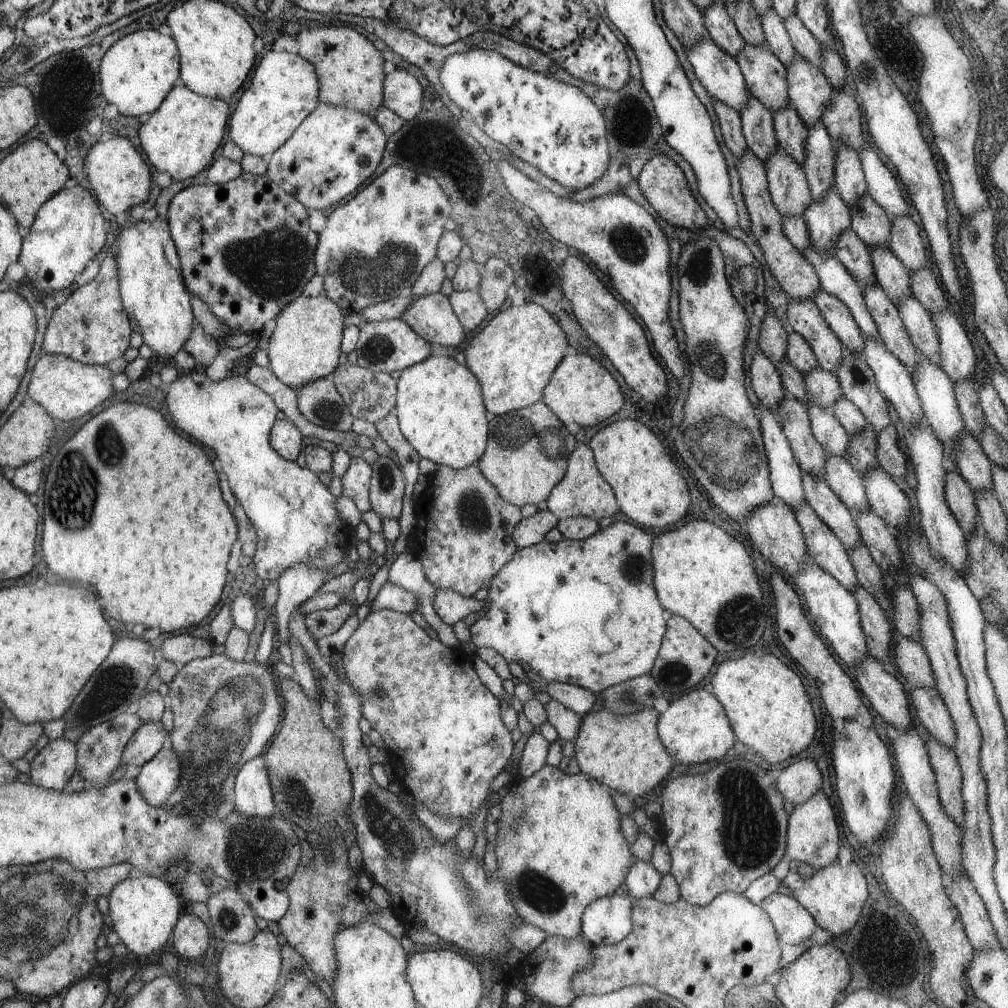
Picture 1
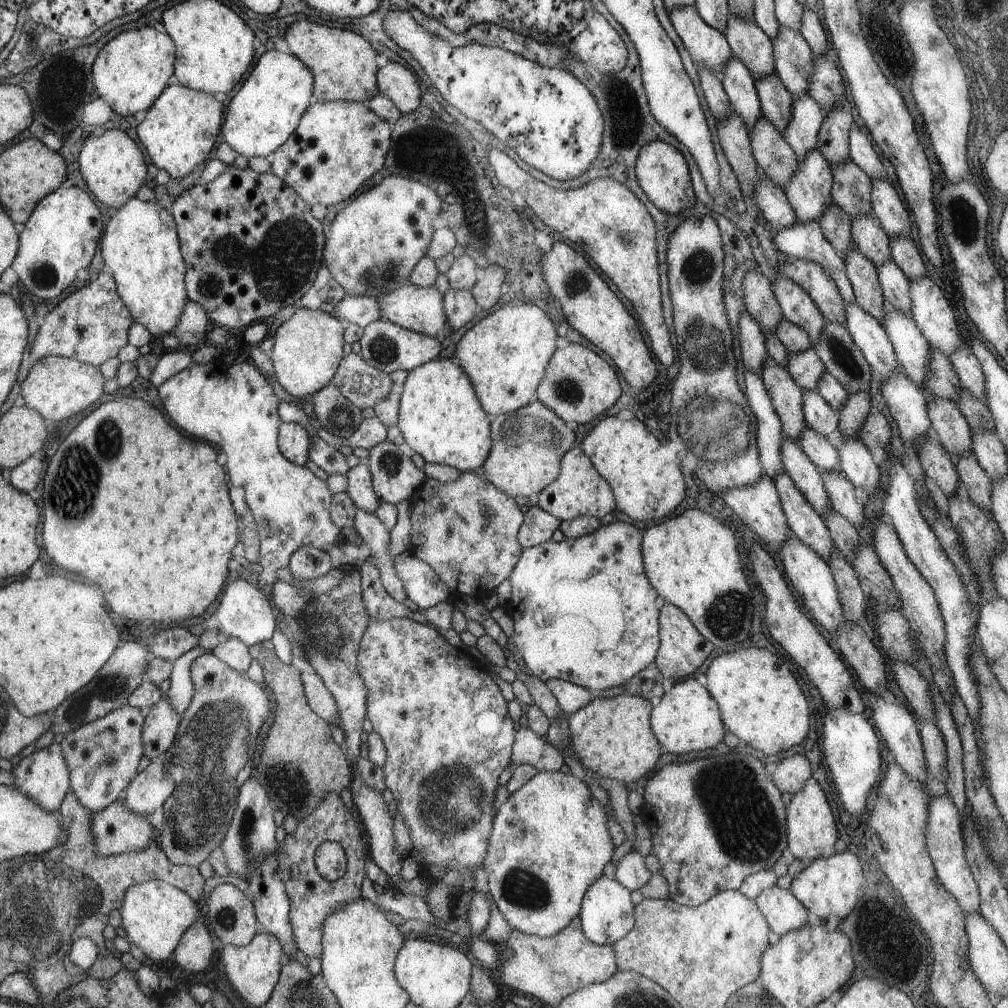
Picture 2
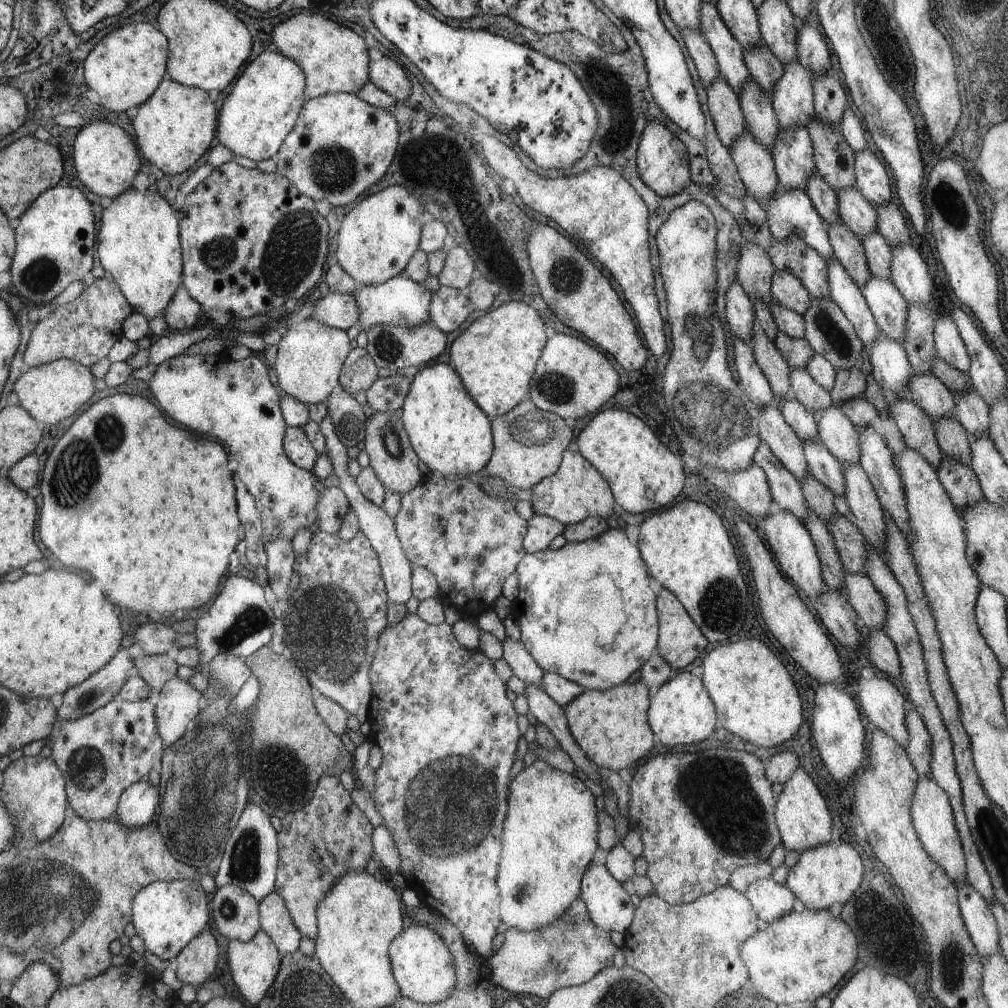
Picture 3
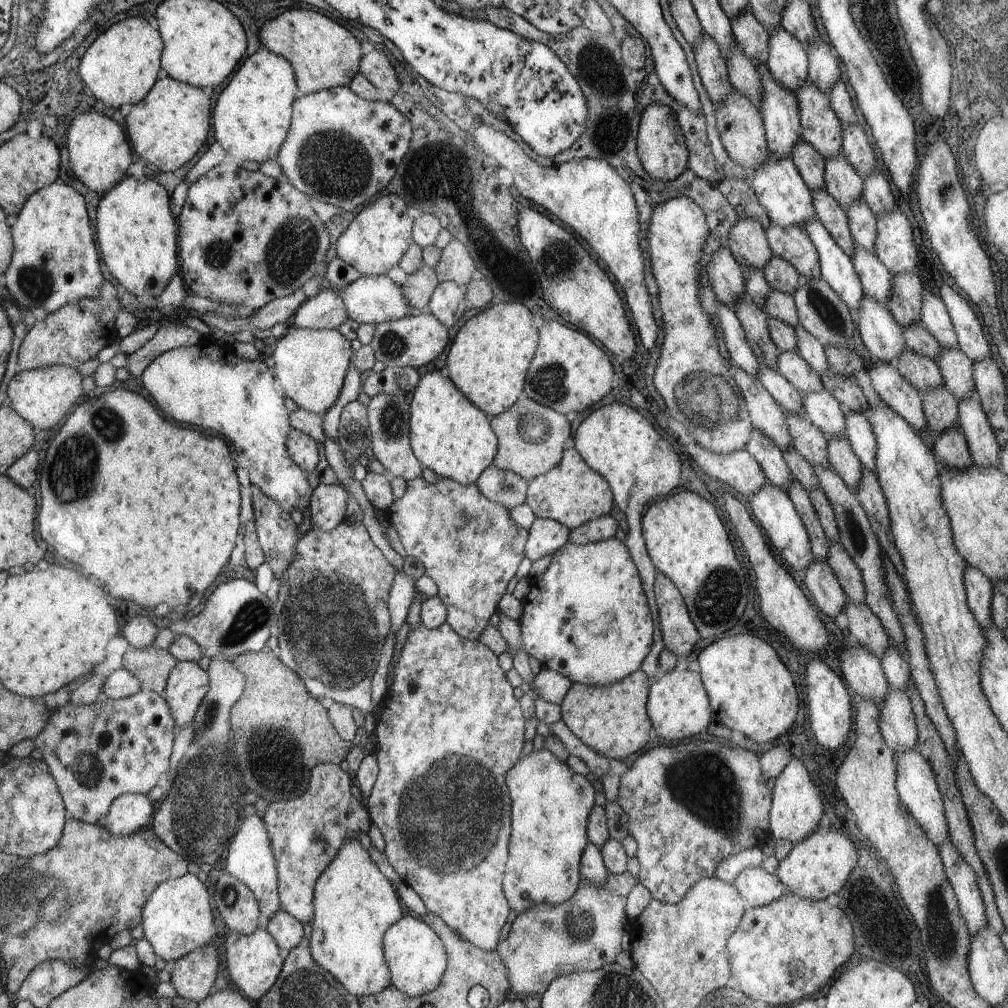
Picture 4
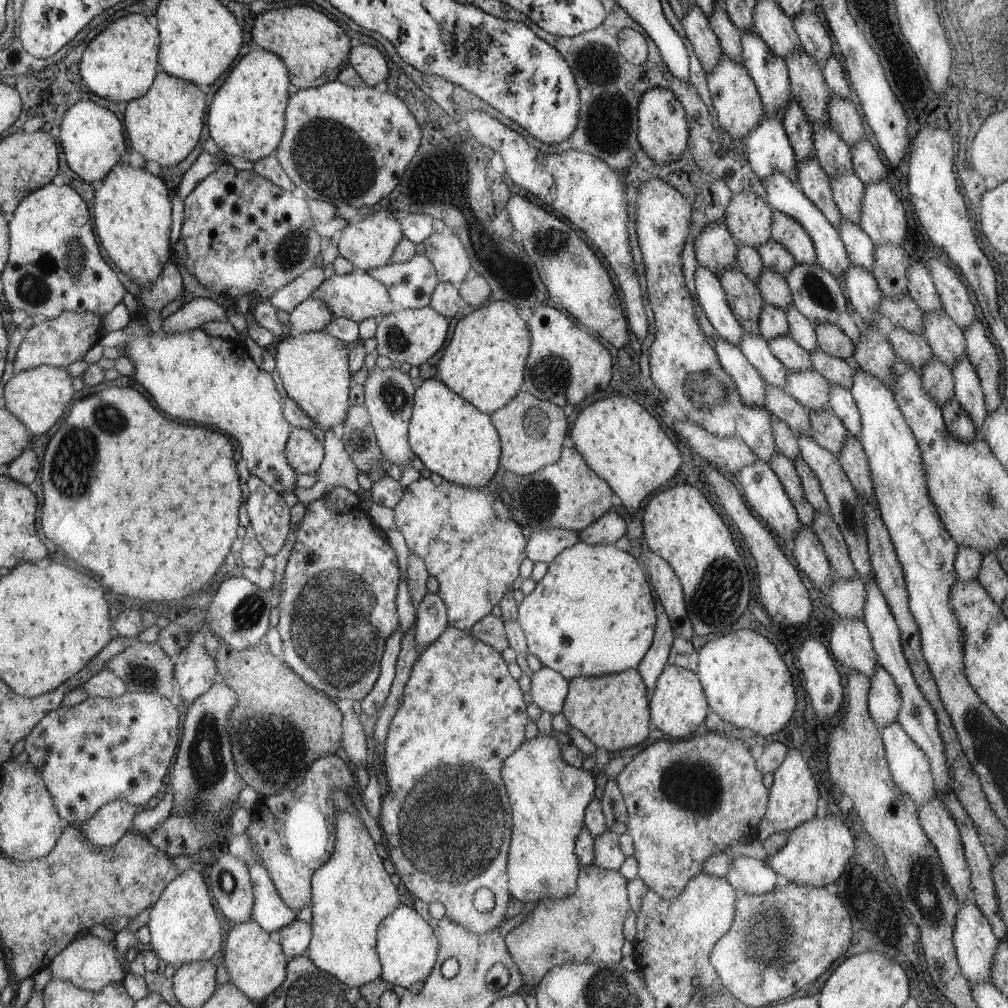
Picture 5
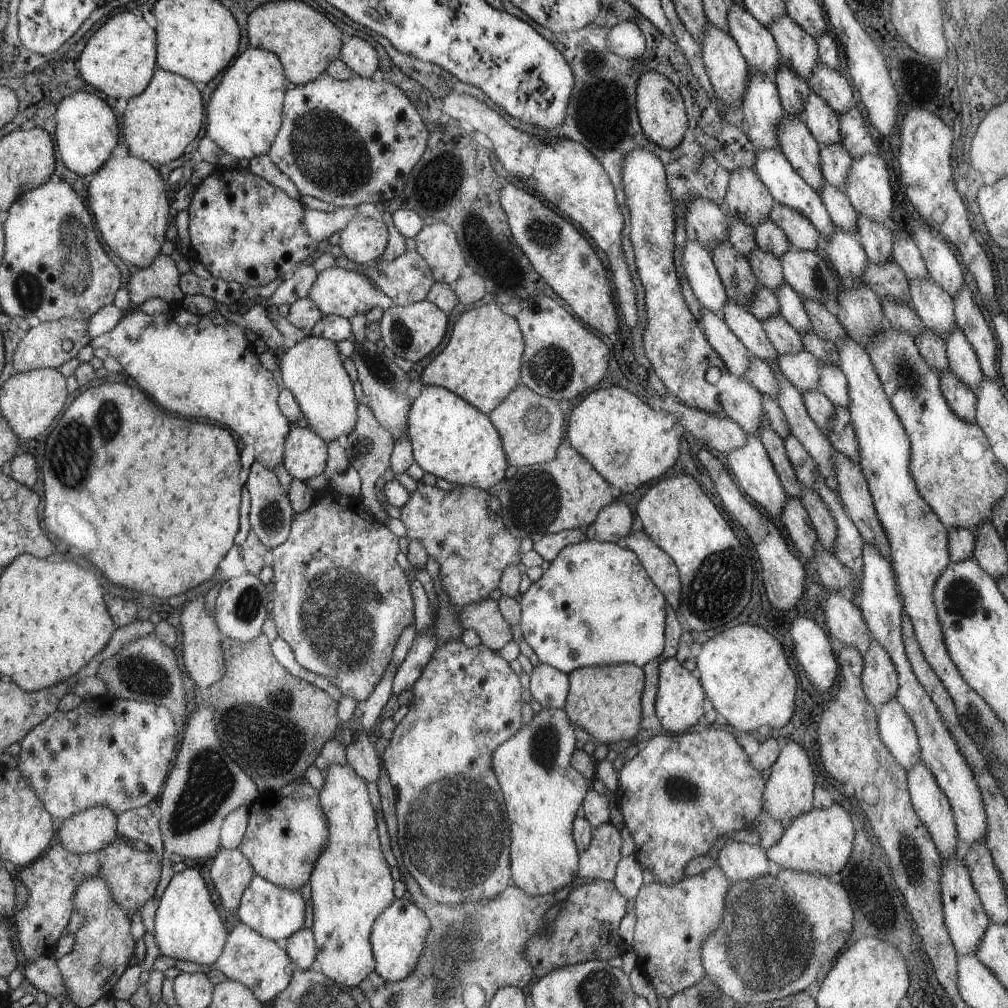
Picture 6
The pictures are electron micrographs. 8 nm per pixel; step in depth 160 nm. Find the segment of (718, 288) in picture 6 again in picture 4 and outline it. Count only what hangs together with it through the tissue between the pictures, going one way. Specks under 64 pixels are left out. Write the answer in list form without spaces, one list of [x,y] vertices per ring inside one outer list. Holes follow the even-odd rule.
[[[719,302],[717,318],[720,319],[724,342],[731,356],[731,365],[757,378],[761,369],[759,361],[747,341],[744,329],[734,309]]]

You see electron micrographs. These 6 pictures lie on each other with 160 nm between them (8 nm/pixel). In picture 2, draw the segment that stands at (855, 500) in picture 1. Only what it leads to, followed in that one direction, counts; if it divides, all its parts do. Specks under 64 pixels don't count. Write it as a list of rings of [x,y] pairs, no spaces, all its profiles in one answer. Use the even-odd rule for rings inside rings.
[[[805,425],[805,429],[796,442],[822,473],[842,474],[838,449],[834,448],[824,435]]]

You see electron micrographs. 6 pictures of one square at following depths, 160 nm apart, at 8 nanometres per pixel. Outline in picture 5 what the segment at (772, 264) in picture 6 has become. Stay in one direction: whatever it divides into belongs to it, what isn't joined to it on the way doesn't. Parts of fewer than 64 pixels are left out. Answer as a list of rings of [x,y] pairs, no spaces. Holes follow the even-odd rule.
[[[764,267],[755,285],[765,304],[772,304],[784,311],[793,304],[788,284],[784,276],[778,274],[776,270]]]

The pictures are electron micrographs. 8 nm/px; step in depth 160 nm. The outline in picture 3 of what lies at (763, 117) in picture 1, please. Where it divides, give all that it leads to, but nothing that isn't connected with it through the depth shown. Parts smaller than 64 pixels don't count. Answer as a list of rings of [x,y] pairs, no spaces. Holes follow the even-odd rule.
[[[709,1],[701,4],[701,28],[705,41],[713,50],[720,76],[739,95],[749,78],[744,62],[744,50],[732,36],[722,20],[715,4]]]

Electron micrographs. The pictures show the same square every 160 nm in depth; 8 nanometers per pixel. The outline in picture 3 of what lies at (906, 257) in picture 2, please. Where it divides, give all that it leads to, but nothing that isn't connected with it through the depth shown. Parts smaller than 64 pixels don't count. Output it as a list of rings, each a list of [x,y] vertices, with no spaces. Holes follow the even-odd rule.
[[[894,202],[877,208],[877,232],[880,233],[891,248],[910,244],[908,222]]]

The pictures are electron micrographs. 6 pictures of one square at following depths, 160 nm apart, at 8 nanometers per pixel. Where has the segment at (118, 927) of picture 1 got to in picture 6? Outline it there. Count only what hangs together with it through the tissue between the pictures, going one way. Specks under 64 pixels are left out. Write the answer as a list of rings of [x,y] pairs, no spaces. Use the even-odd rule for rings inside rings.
[[[190,865],[183,872],[175,873],[170,880],[155,911],[154,924],[159,951],[176,960],[210,966],[223,954],[224,944],[227,944],[224,922],[212,904],[202,874],[192,870]]]

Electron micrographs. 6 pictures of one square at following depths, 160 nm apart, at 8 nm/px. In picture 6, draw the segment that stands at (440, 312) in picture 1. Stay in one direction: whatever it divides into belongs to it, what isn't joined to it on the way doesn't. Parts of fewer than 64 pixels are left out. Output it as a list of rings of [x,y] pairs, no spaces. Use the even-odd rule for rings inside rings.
[[[341,267],[329,268],[318,273],[308,297],[314,301],[323,315],[338,315],[348,320],[358,315],[365,315],[373,308],[381,308],[385,311],[394,305],[392,299],[388,298],[372,279]]]

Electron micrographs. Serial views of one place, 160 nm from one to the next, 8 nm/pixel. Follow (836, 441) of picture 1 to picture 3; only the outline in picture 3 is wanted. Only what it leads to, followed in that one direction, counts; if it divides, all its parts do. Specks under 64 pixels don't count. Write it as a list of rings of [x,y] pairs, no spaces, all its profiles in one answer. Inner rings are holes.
[[[791,369],[789,379],[790,398],[800,401],[813,414],[833,405],[830,393],[808,374],[807,369]]]

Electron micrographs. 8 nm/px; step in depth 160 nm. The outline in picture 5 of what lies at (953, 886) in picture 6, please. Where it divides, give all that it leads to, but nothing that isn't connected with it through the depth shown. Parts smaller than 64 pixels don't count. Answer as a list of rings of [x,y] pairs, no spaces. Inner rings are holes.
[[[966,900],[964,904],[958,904],[958,912],[956,912],[956,920],[954,920],[954,936],[952,936],[955,954],[962,975],[970,984],[976,982],[991,982],[990,974],[992,974],[992,958],[996,954],[999,939],[992,931],[986,916],[980,912],[980,908],[972,901]]]

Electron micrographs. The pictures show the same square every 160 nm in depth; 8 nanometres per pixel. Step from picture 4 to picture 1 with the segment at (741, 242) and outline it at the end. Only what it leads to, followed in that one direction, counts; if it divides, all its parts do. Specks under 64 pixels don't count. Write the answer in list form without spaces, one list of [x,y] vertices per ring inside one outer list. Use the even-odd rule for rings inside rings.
[[[770,310],[761,326],[759,348],[776,365],[781,365],[786,358],[789,341],[789,328],[778,320]]]

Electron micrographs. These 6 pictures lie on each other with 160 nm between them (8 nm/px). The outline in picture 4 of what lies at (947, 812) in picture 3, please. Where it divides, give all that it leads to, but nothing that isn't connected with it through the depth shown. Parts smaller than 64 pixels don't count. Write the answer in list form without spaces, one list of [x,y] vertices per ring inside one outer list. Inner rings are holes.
[[[914,748],[896,755],[897,779],[896,790],[900,800],[924,830],[926,836],[938,847],[949,838],[949,828],[945,817],[944,801],[939,791],[931,764]]]

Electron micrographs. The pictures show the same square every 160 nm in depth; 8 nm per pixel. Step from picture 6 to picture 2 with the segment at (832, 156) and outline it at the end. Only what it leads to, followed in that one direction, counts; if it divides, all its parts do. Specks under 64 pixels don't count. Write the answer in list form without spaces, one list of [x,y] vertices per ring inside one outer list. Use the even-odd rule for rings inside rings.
[[[886,261],[877,268],[877,276],[883,296],[898,312],[912,317],[909,280],[893,261]]]

